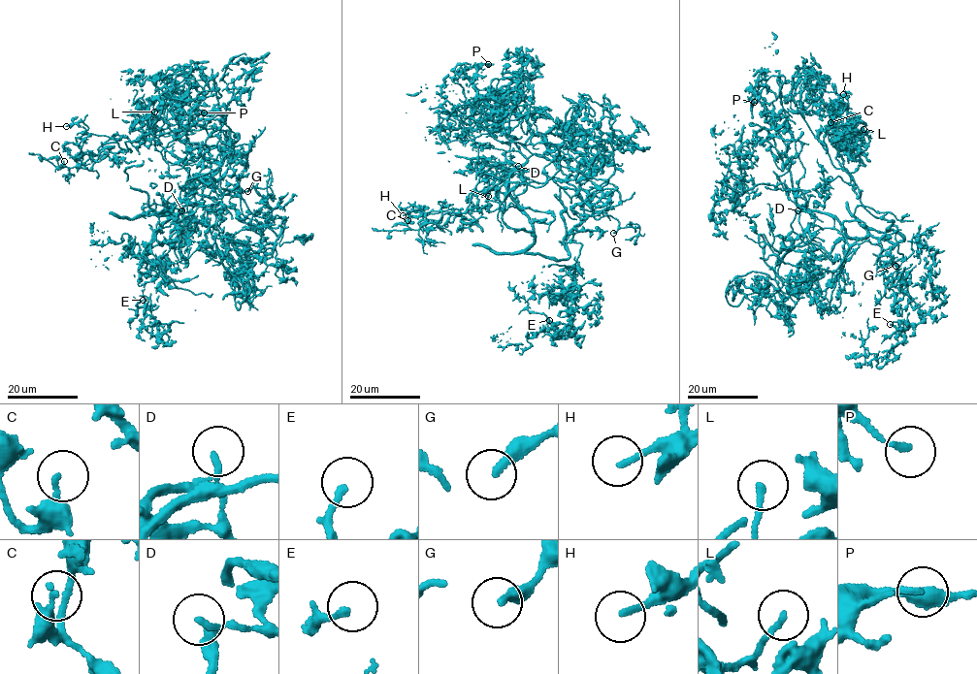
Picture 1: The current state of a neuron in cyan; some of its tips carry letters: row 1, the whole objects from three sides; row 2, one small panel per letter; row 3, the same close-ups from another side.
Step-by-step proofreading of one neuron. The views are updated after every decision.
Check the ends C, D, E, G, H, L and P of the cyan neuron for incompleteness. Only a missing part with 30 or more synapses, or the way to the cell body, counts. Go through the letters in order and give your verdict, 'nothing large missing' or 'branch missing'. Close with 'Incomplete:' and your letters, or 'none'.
C: nothing large missing
D: nothing large missing
E: nothing large missing
G: branch missing
H: branch missing
L: branch missing
P: nothing large missing
Incomplete: G, H, L

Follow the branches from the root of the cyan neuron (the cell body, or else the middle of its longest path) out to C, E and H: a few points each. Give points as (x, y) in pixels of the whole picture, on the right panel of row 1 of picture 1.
C: (895, 230), (861, 202), (829, 139), (852, 141), (859, 152), (853, 135), (840, 147), (830, 122)
E: (895, 230), (883, 236), (905, 258), (919, 240), (885, 291), (911, 325), (890, 324)
H: (895, 230), (863, 206), (834, 158), (834, 136), (859, 152), (843, 94)

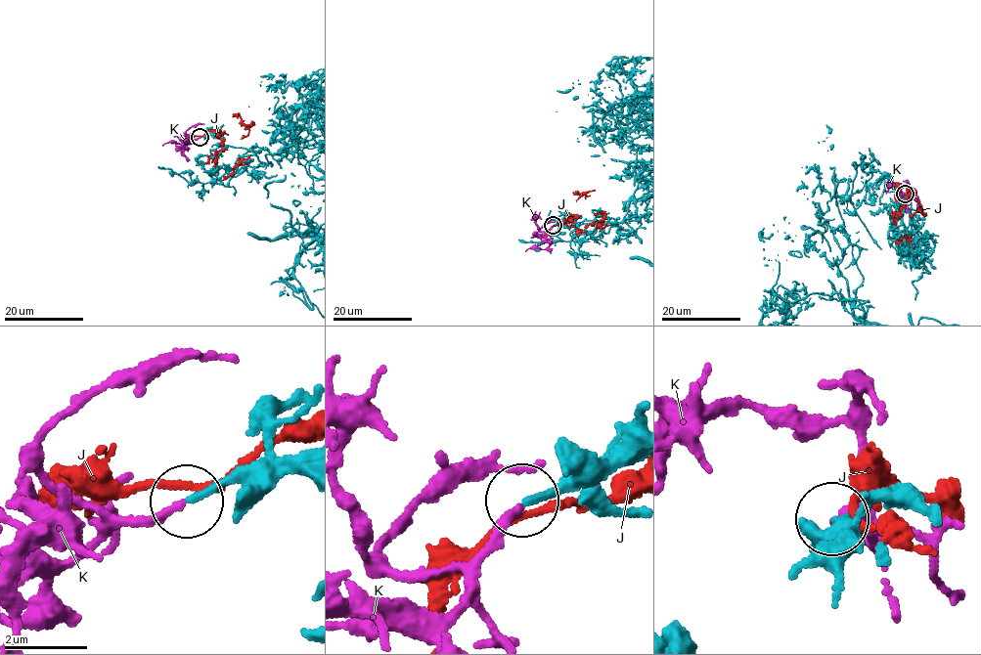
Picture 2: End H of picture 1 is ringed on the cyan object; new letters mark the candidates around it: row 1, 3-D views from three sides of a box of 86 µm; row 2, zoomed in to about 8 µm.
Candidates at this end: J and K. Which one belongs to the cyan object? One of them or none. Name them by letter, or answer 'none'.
K

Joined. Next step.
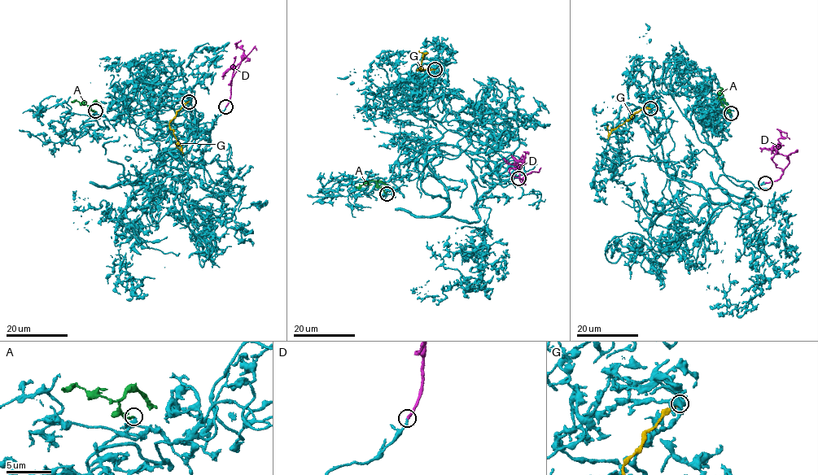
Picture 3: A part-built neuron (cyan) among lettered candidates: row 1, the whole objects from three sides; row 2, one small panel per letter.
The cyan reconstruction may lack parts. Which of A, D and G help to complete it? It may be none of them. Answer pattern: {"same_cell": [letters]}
{"same_cell": ["A"]}

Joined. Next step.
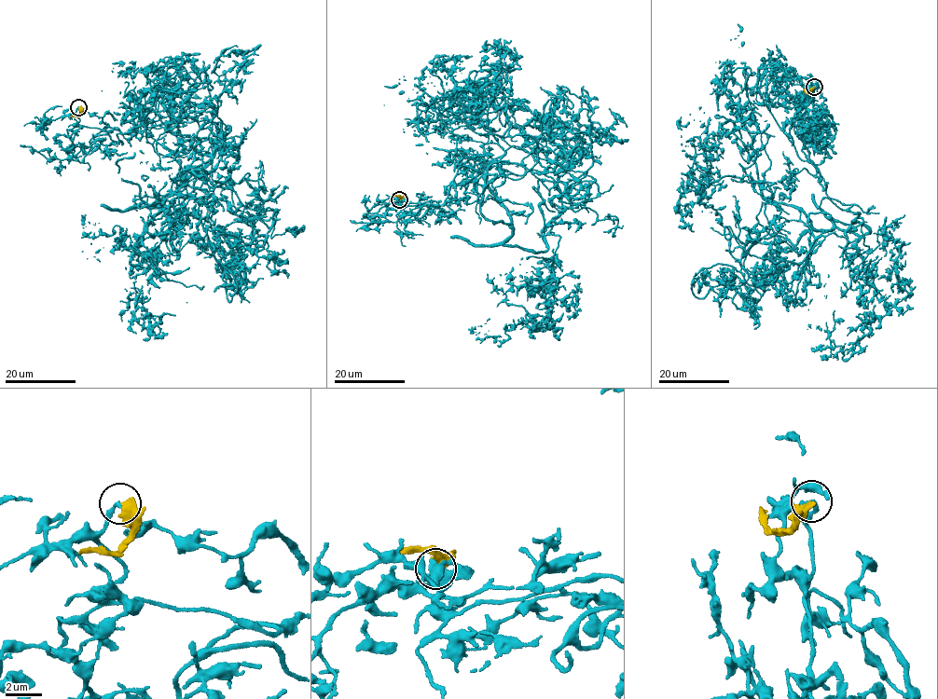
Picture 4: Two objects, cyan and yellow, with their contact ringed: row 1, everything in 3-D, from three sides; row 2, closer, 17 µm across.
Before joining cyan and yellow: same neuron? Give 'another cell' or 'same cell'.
another cell

